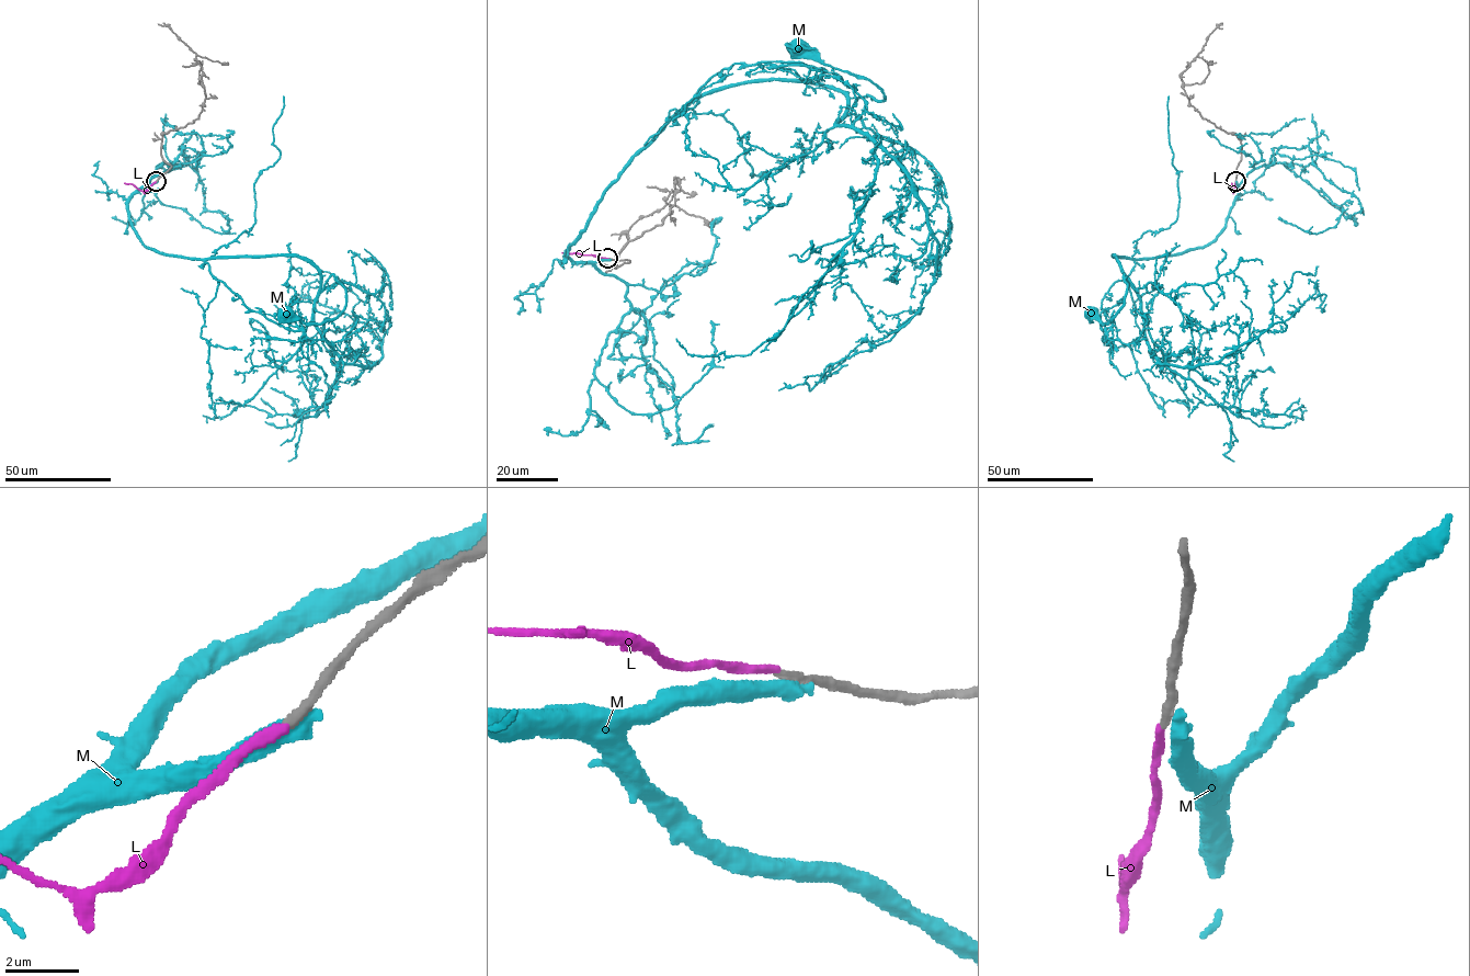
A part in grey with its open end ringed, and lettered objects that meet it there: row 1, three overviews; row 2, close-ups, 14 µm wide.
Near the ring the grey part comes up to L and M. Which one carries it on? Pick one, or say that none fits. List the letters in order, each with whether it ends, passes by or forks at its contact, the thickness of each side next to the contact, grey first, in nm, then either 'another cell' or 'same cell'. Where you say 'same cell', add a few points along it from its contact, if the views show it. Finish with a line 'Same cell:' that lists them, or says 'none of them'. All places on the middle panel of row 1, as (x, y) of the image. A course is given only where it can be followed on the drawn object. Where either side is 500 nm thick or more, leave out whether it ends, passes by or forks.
L: it ends | 280/240 nm | same cell | via (607, 258), (562, 252)
M: 320/550 nm | another cell
Same cell: L

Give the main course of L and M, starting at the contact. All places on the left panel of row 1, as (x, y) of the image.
L: (156, 182), (145, 191), (124, 183)
M: (157, 181), (127, 206), (146, 247), (297, 257), (320, 291), (332, 274), (345, 290), (333, 318), (288, 311)

